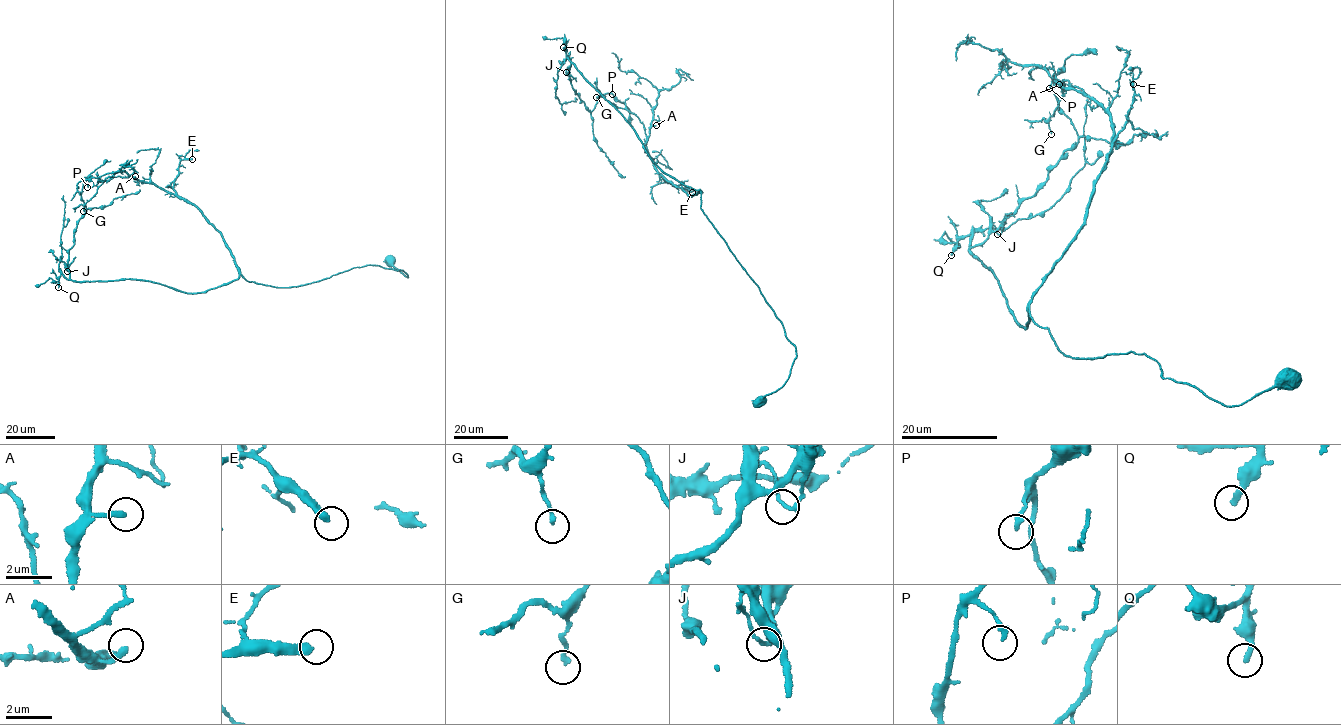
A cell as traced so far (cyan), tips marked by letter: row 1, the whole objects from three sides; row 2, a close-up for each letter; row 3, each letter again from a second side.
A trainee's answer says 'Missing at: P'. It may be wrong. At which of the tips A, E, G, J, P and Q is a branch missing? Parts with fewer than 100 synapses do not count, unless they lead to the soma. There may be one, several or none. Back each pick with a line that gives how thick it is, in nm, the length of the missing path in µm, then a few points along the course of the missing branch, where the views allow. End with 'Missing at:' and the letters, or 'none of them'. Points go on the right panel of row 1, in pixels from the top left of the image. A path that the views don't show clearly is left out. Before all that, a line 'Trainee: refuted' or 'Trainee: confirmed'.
Trainee: refuted
Q: calibre 260 nm; missing 250 µm
Missing at: Q

